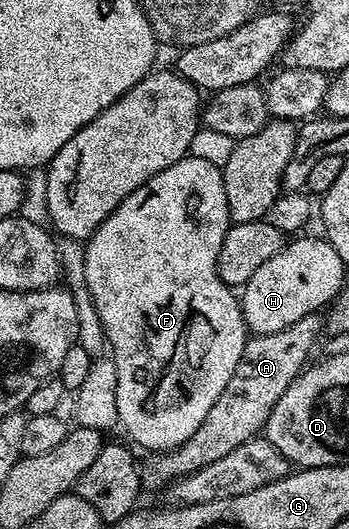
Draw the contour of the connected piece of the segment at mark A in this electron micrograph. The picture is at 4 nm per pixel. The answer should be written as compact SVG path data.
M312 312L283 330L246 339L243 358L239 366L235 366L231 382L227 382L223 394L219 394L215 406L211 406L207 418L203 418L195 434L191 434L191 438L187 438L187 442L183 442L178 448L162 452L154 459L157 460L153 464L154 478L159 483L168 485L217 461L218 458L223 458L226 454L231 454L231 450L235 450L235 446L239 446L245 440L254 439L264 429L277 399L306 367L310 359L309 351L313 348L320 328L323 328L322 317Z

